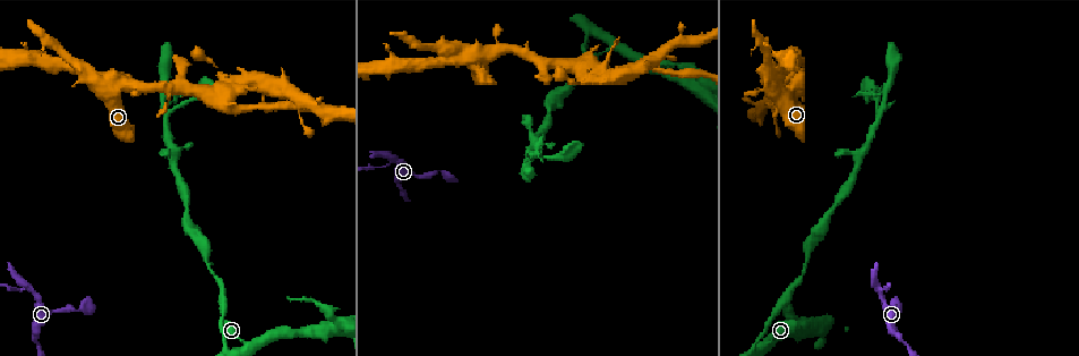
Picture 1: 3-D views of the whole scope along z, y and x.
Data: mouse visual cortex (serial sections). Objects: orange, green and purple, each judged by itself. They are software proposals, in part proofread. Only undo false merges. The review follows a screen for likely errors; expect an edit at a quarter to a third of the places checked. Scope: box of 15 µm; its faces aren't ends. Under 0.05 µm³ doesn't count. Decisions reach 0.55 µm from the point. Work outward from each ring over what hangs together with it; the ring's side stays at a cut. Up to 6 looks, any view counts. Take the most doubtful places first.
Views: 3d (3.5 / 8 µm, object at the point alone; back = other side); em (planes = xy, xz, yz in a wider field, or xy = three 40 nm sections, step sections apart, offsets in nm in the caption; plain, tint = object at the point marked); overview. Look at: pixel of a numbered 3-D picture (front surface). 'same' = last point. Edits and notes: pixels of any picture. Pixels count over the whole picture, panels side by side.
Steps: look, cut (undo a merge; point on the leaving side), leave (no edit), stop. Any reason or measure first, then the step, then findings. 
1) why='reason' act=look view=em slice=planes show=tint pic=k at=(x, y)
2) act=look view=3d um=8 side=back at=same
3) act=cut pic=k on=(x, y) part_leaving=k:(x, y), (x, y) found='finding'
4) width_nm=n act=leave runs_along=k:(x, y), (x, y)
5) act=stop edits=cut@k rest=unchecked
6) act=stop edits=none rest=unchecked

why='three-way junction' act=look view=3d um=3.5 pic=1 at=(392, 162)

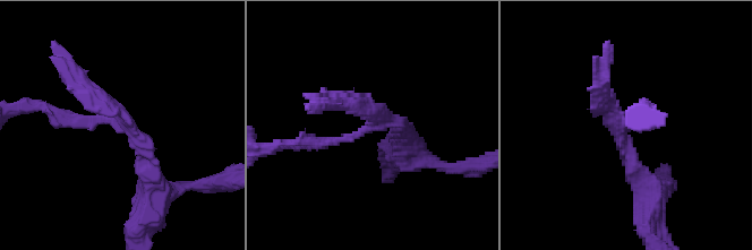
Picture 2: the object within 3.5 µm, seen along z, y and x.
arms=3 arm_widths_nm=150,250,250 why='shape alone is not enough' act=look view=em slice=xy step=2 show=tint pic=2 at=(378, 120)

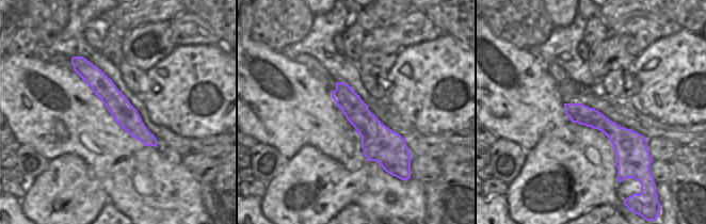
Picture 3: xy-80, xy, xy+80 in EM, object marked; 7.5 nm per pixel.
act=cut pic=2 on=(63, 120) part_leaving=2:(100, 117), (58, 120), (24, 106) found='two cells meet here'

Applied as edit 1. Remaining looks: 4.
why='thin neck' act=look view=3d um=8 pic=1 at=(78, 309)

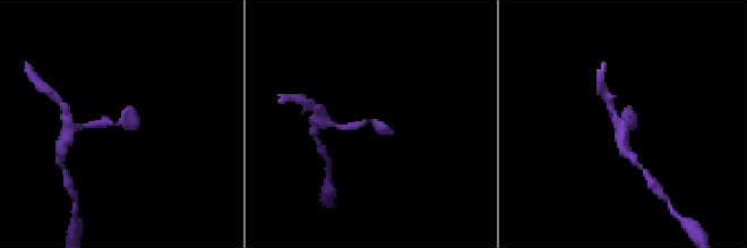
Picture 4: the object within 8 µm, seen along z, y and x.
act=look view=em slice=xy step=3 show=tint pic=4 at=(370, 121)

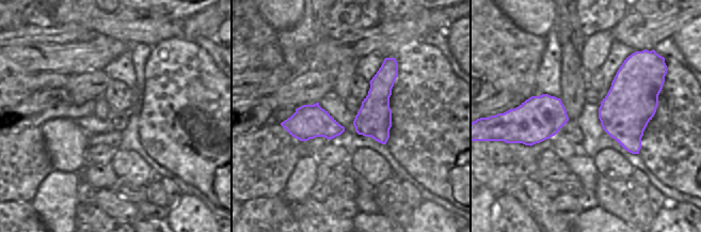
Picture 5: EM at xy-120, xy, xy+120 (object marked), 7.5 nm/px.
width_nm=260 act=leave runs_along=4:(340, 127), (372, 120), (391, 131) found='continuous, no second cell'

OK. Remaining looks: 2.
why='arms part here' act=look view=em slice=xy step=2 show=tint pic=1 at=(884, 92)

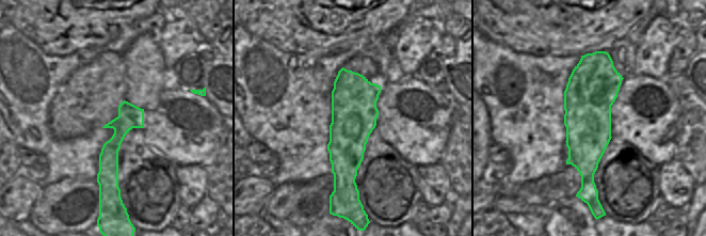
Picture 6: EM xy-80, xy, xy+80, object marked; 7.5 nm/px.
why='wider look' act=look view=3d um=3.5 side=back at=same

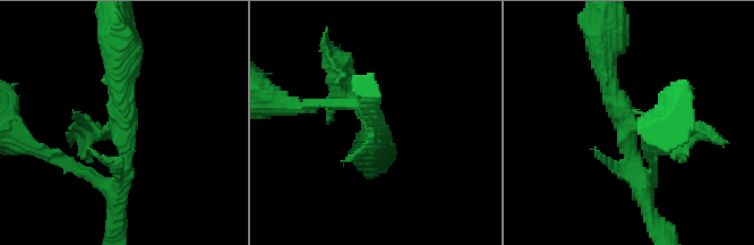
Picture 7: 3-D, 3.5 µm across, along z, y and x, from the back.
arm_widths_nm=200,250,300 act=cut pic=7 on=(348, 77) part_leaving=7:(105, 129), (77, 129), (74, 141) found='a second cell is stuck on'

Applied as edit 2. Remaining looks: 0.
act=stop edits=cut@2,cut@7 rest=unchecked

